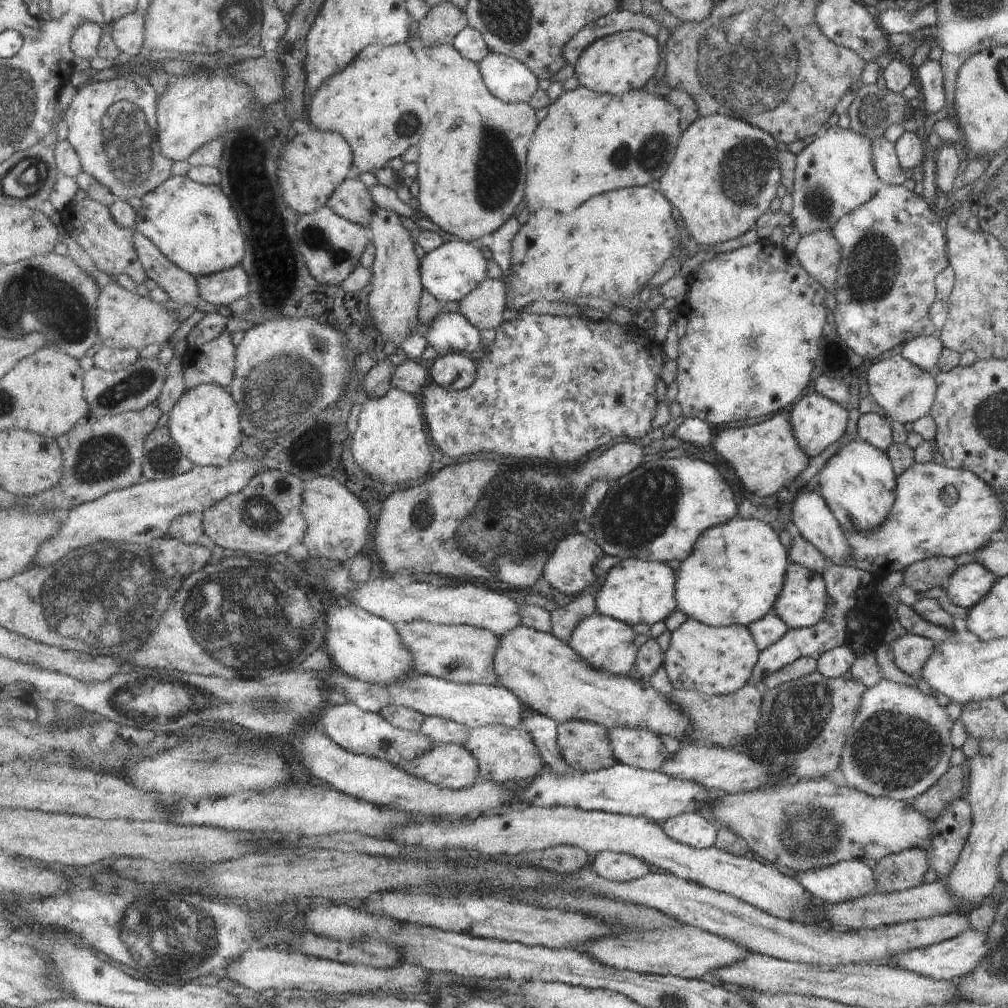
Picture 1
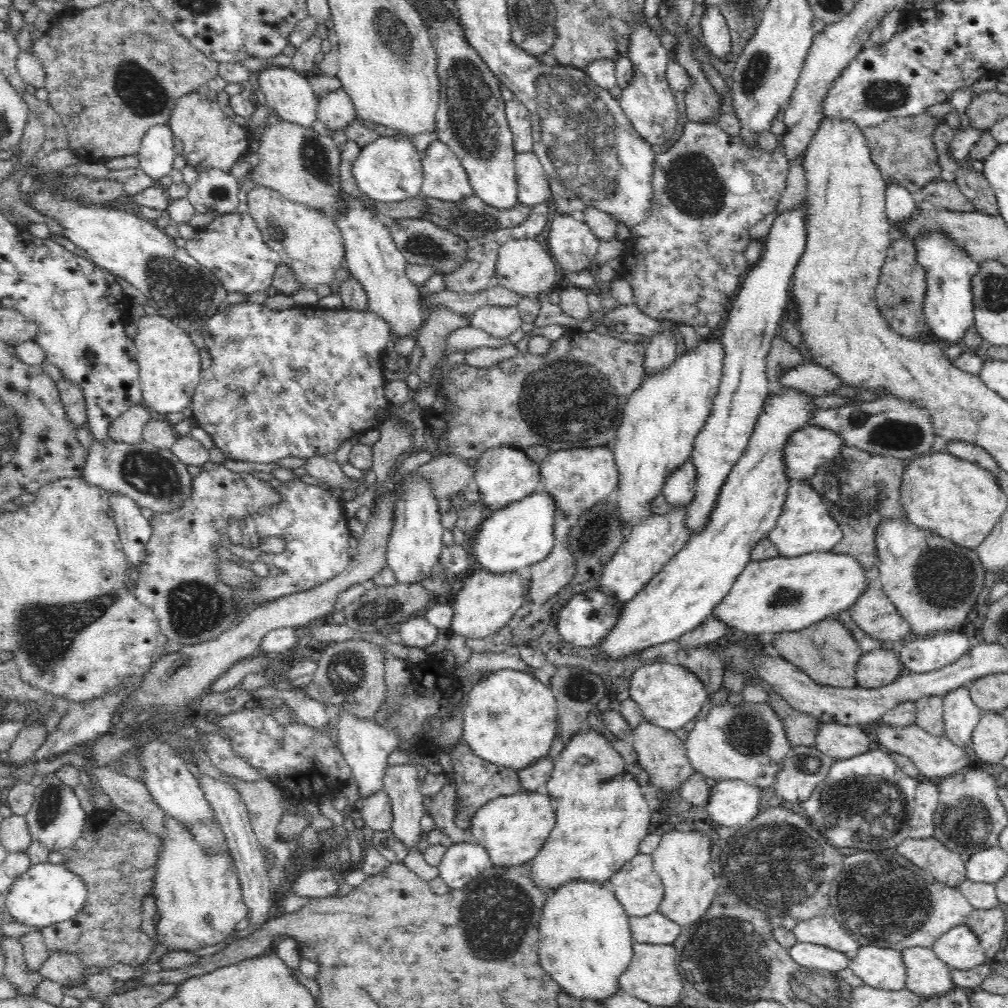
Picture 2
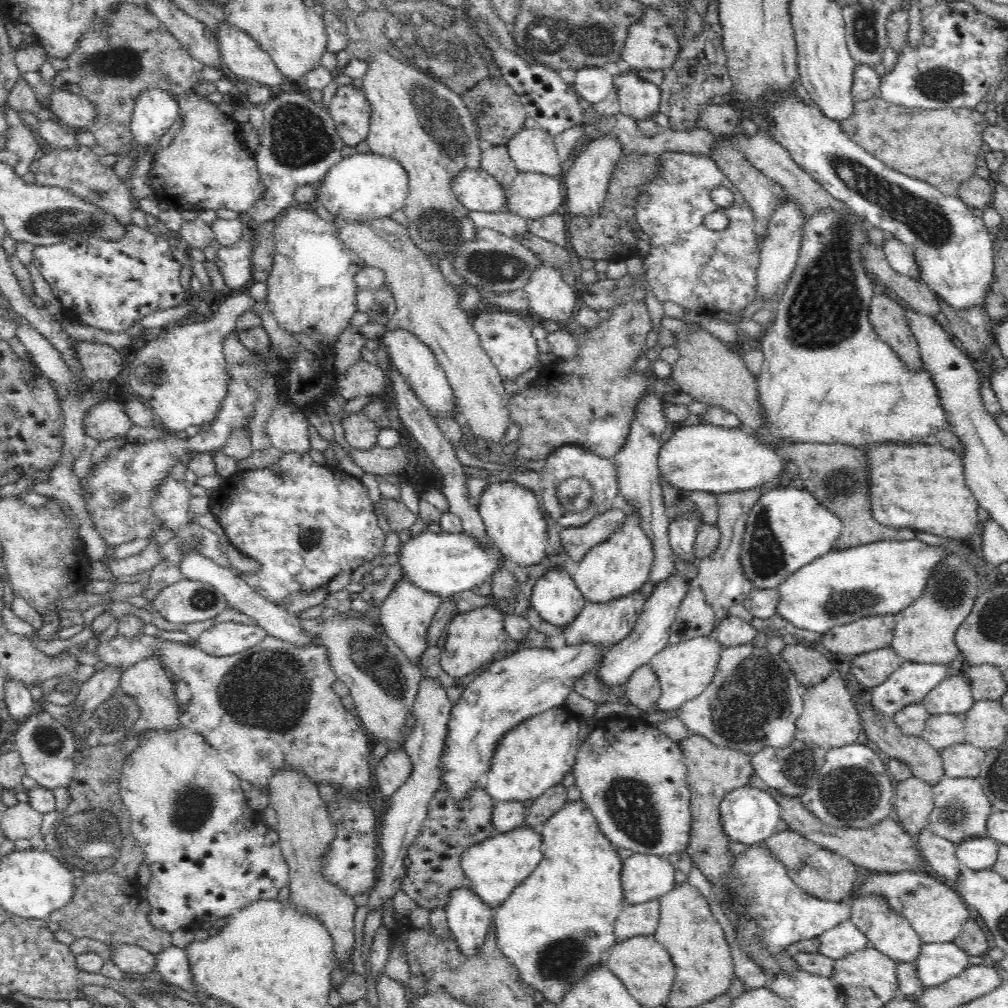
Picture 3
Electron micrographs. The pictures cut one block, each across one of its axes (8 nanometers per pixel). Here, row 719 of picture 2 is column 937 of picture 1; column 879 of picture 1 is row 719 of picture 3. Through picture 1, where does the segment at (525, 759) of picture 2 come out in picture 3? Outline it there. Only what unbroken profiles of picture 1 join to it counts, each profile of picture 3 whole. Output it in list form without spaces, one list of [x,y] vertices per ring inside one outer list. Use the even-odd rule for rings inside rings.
[[[565,705],[532,715],[514,726],[498,740],[498,746],[494,748],[485,791],[496,803],[537,800],[546,790],[560,784],[566,772],[573,768],[581,745],[578,727],[579,718]]]

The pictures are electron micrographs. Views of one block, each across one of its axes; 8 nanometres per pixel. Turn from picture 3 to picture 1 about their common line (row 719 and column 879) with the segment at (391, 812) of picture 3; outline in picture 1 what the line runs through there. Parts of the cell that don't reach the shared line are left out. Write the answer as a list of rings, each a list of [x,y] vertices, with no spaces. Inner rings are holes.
[[[877,413],[863,414],[857,422],[858,438],[874,445],[878,450],[886,452],[894,443],[892,426],[883,415]]]

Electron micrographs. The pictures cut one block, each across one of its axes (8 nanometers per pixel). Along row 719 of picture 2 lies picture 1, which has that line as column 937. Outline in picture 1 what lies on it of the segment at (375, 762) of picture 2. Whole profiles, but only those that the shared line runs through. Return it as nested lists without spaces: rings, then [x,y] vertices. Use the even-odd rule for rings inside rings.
[[[934,335],[918,336],[897,349],[906,360],[910,360],[912,364],[916,364],[933,376],[939,372],[938,360],[942,350],[944,350],[944,344]]]

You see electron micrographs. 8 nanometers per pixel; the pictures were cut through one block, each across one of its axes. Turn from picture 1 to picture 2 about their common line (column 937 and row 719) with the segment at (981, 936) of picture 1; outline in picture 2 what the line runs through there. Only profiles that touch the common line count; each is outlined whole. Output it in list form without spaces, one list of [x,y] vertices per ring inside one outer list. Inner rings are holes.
[[[967,686],[954,689],[943,697],[944,736],[971,751],[971,738],[983,711],[974,704]]]

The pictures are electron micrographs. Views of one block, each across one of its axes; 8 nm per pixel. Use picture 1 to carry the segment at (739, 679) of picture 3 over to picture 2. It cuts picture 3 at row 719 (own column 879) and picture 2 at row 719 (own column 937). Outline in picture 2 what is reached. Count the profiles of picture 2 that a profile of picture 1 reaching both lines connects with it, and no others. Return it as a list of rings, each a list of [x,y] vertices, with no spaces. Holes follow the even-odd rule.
[[[727,700],[713,706],[706,717],[689,726],[689,735],[684,740],[686,754],[694,770],[716,780],[741,780],[760,787],[761,790],[773,786],[782,761],[792,747],[786,735],[786,727],[776,714],[769,702],[758,704],[742,701],[738,705],[732,705]]]

